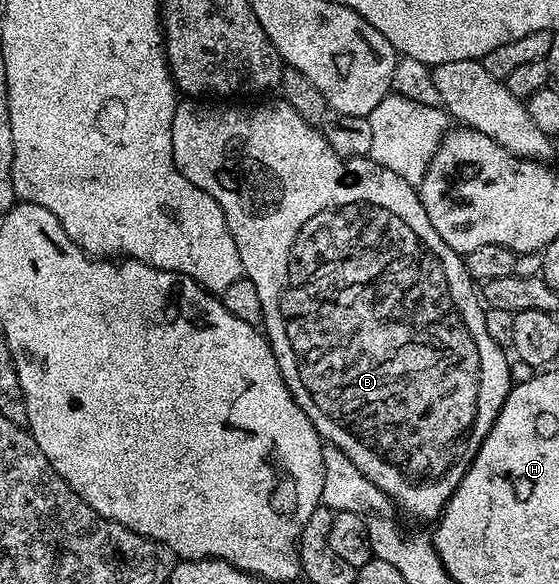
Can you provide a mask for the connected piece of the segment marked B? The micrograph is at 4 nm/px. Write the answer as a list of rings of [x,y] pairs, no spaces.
[[[197,100],[178,101],[171,120],[171,152],[175,168],[179,168],[195,188],[203,188],[203,192],[223,208],[227,228],[231,228],[235,248],[239,248],[244,277],[259,288],[265,317],[263,333],[269,339],[279,372],[295,404],[307,412],[307,420],[311,420],[328,445],[339,448],[343,456],[347,456],[347,460],[351,460],[351,464],[355,464],[355,468],[359,468],[359,472],[400,509],[402,506],[417,518],[440,519],[442,510],[451,500],[455,488],[459,488],[515,385],[515,378],[509,375],[506,351],[491,340],[491,332],[487,332],[485,323],[485,310],[465,267],[465,259],[447,245],[443,236],[435,232],[431,220],[427,220],[418,187],[407,184],[407,180],[403,180],[403,176],[395,176],[395,172],[387,172],[387,168],[368,156],[341,158],[331,144],[327,144],[318,127],[307,124],[291,104],[276,101],[266,106],[200,106]]]

